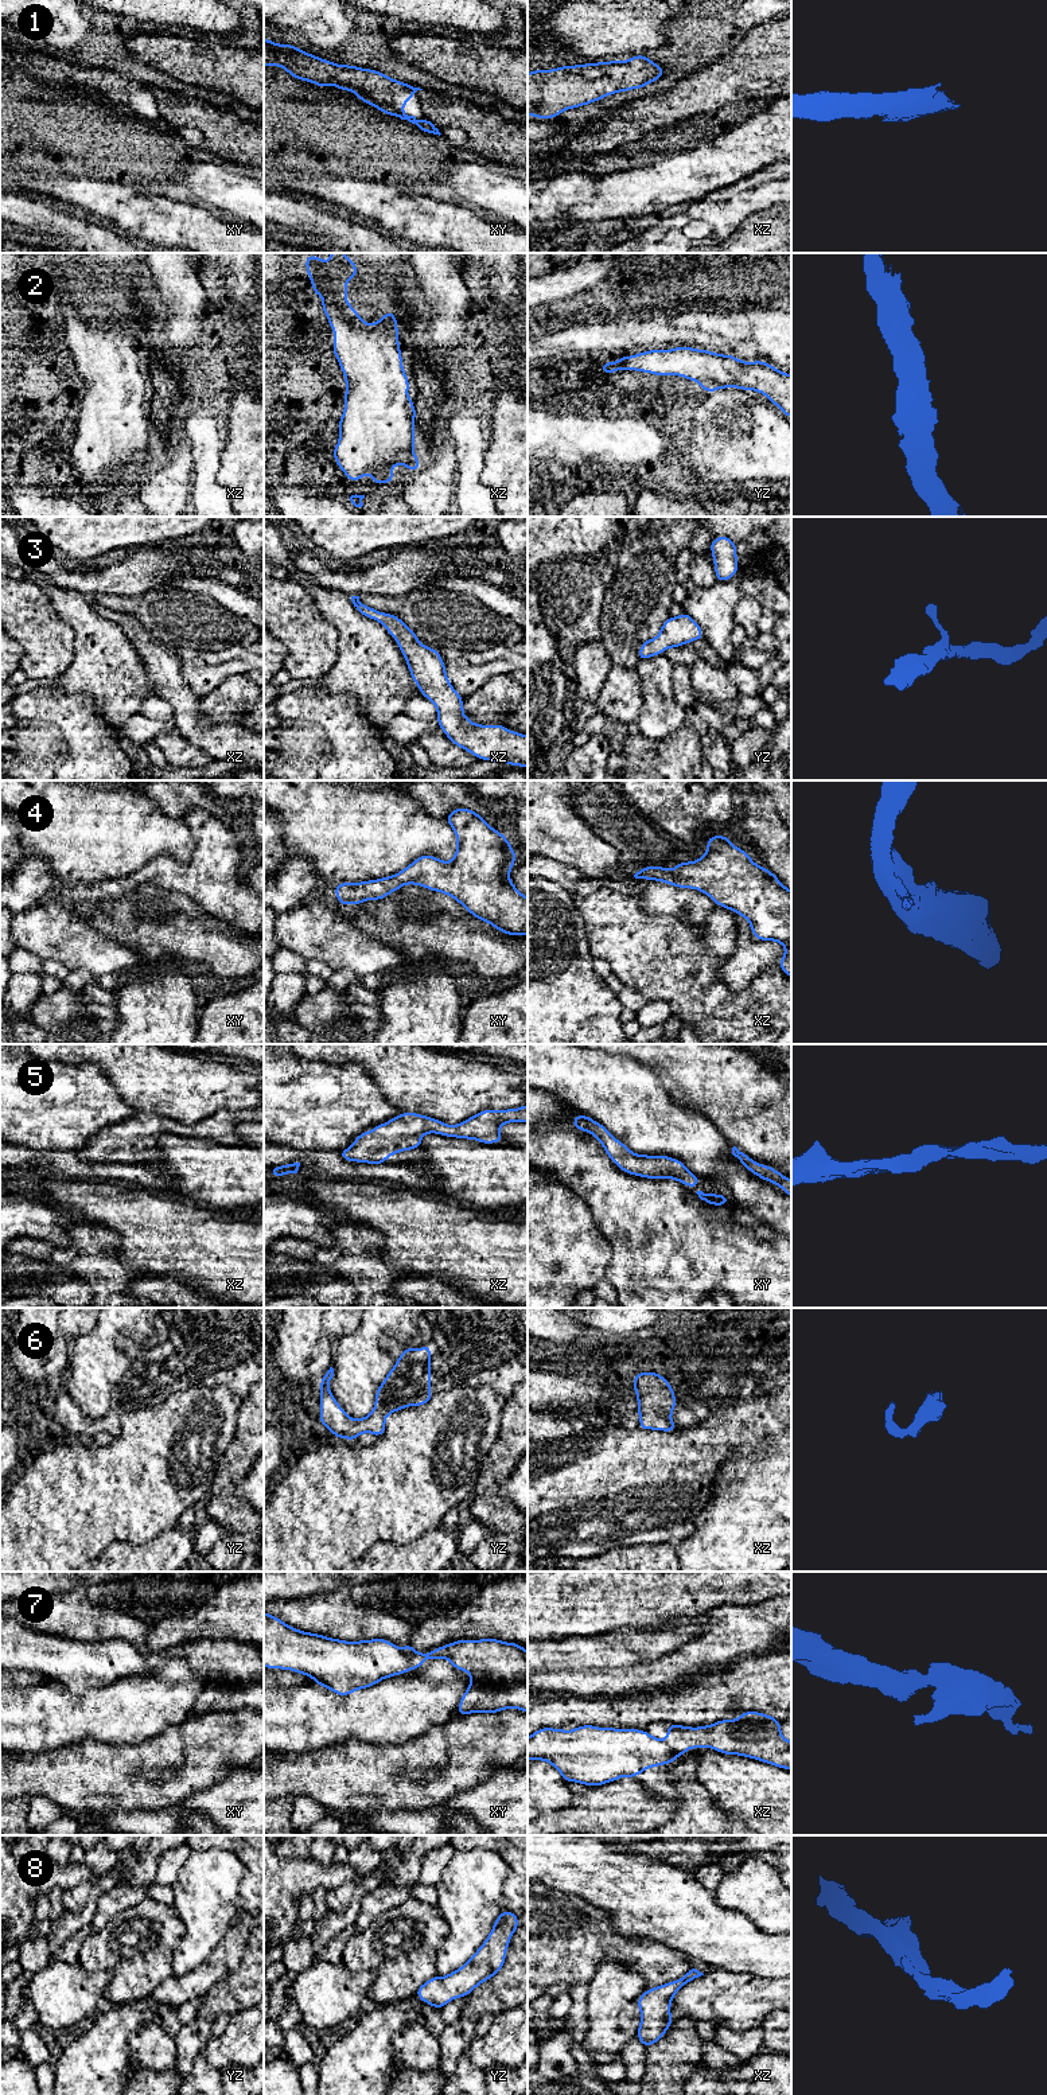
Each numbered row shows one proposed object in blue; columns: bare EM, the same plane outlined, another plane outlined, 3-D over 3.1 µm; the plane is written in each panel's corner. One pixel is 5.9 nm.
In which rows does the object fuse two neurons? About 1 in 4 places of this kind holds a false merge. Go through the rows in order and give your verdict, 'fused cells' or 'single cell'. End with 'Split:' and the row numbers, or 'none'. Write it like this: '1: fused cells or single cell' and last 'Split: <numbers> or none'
1: single cell
2: single cell
3: single cell
4: single cell
5: single cell
6: single cell
7: fused cells
8: single cell
Split: 7

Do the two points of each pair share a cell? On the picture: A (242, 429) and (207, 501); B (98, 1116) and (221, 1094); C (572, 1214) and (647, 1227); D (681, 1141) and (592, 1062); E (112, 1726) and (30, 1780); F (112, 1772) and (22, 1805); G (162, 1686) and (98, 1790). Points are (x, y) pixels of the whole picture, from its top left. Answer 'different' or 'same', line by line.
A: different
B: different
C: different
D: same
E: different
F: different
G: different

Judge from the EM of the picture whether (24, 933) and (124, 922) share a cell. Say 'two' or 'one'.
two

